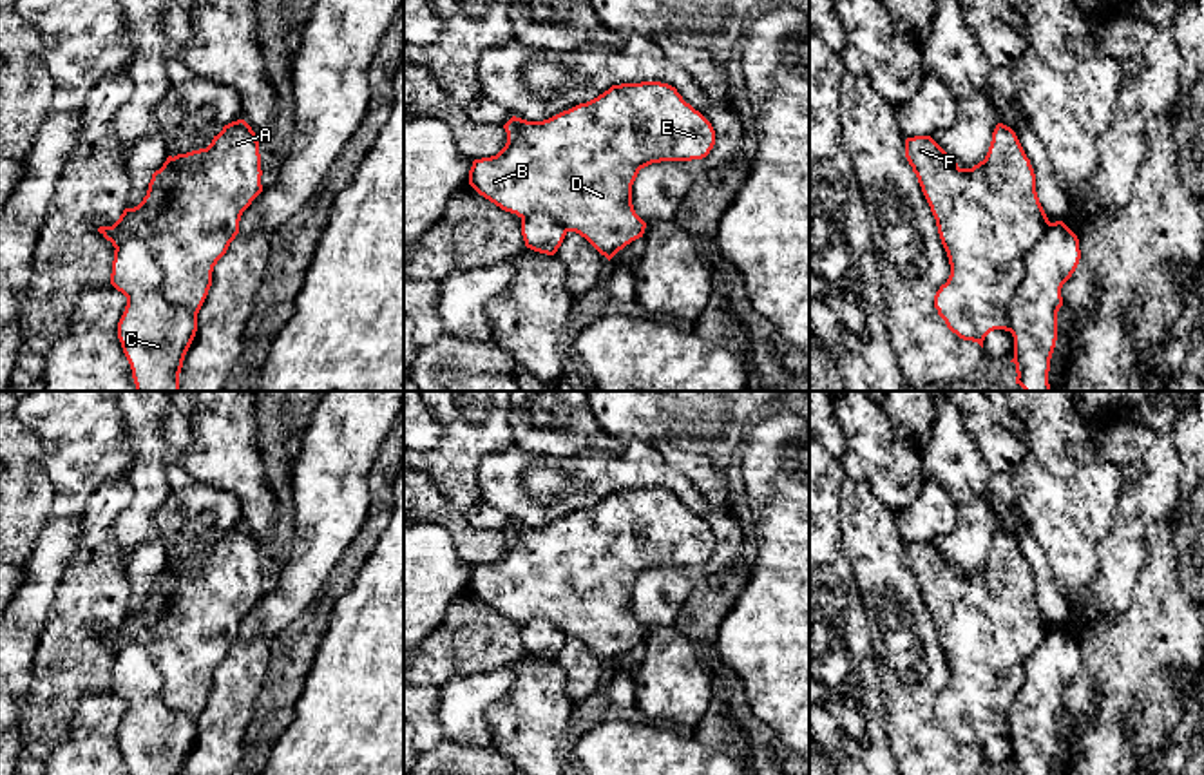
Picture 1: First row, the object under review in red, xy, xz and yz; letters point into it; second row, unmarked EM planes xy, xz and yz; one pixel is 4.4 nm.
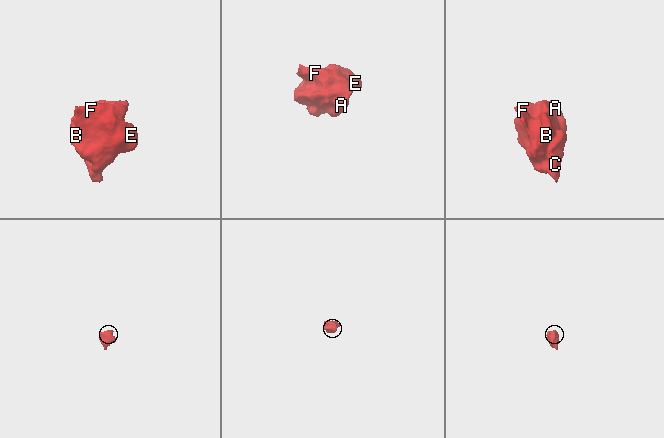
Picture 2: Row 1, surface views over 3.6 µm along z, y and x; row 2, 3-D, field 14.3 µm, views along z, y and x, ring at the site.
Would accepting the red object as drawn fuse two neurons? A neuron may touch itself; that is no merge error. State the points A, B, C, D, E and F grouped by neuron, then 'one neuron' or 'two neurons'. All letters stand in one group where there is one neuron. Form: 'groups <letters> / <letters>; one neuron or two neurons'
groups A B D E F / C; two neurons

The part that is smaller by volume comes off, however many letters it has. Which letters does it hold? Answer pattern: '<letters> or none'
C

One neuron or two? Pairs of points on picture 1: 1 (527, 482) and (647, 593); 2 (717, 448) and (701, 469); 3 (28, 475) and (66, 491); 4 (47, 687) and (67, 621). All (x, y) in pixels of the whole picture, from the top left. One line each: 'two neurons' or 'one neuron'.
1: one neuron
2: two neurons
3: two neurons
4: one neuron

